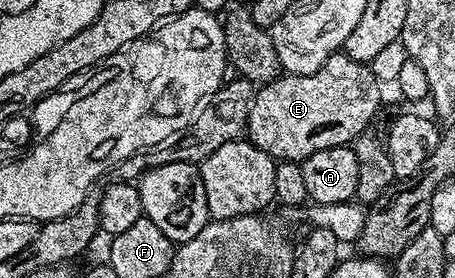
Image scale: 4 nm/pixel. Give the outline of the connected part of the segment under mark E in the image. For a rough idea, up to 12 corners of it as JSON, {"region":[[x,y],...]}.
{"region":[[337,52],[255,91],[247,141],[303,163],[373,125],[380,82]]}

